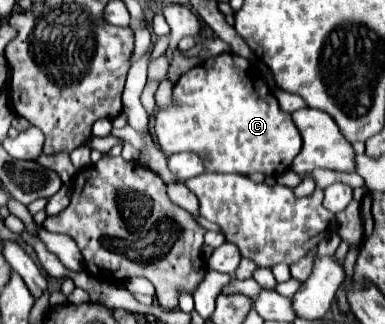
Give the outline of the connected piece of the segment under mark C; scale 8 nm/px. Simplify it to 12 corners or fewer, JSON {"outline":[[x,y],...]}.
{"outline":[[249,60],[185,72],[155,110],[165,156],[279,176],[301,134]]}

